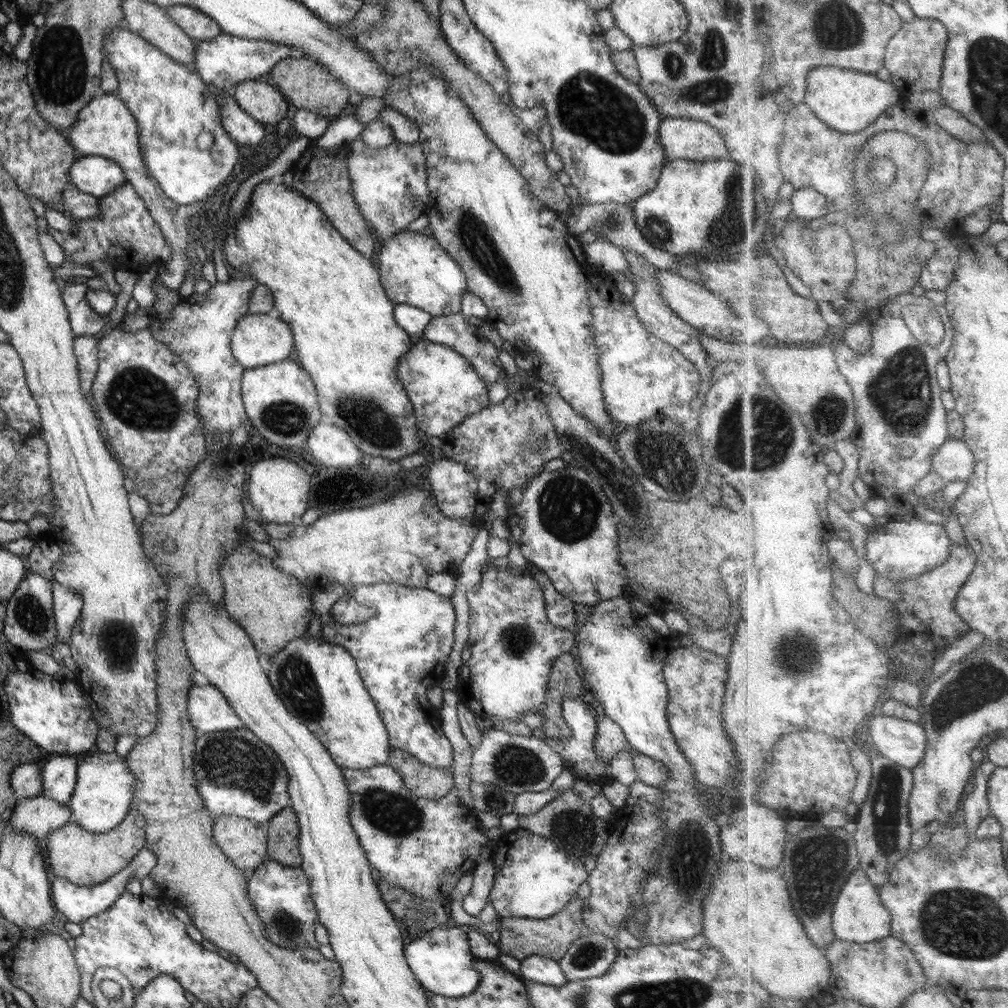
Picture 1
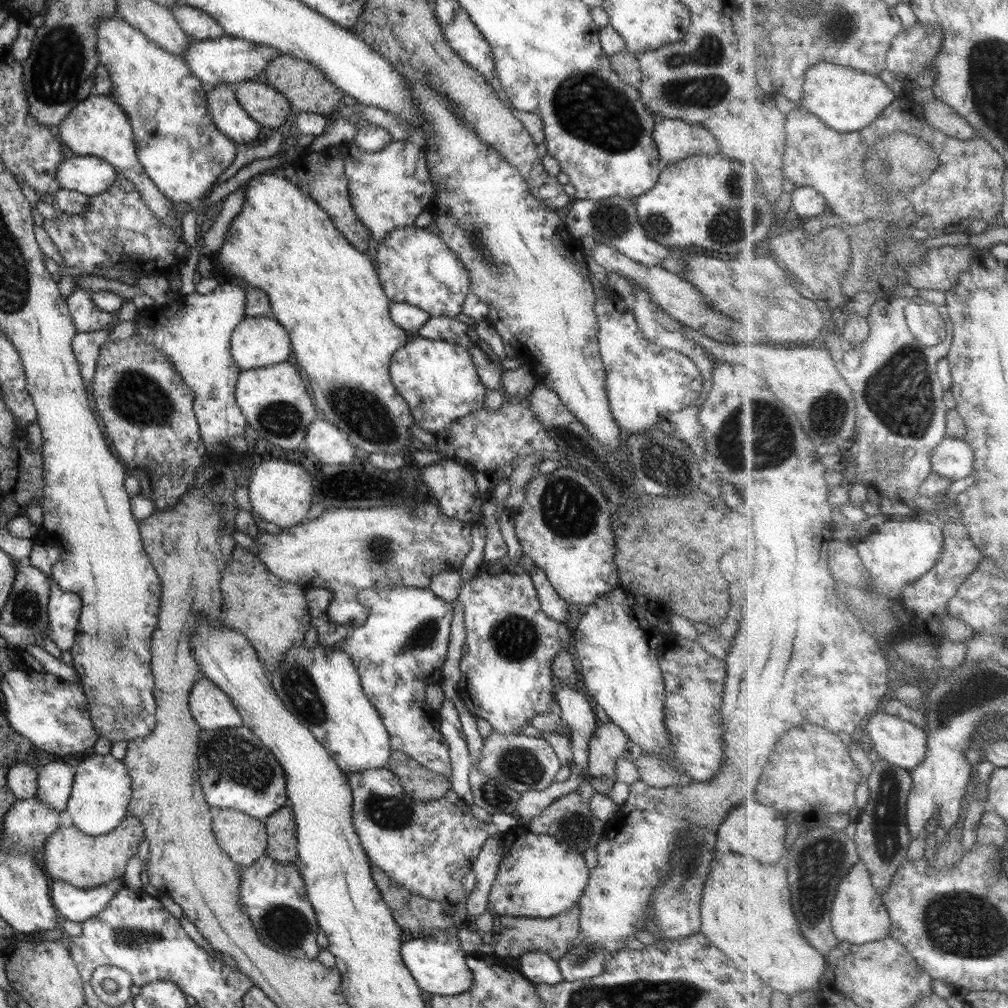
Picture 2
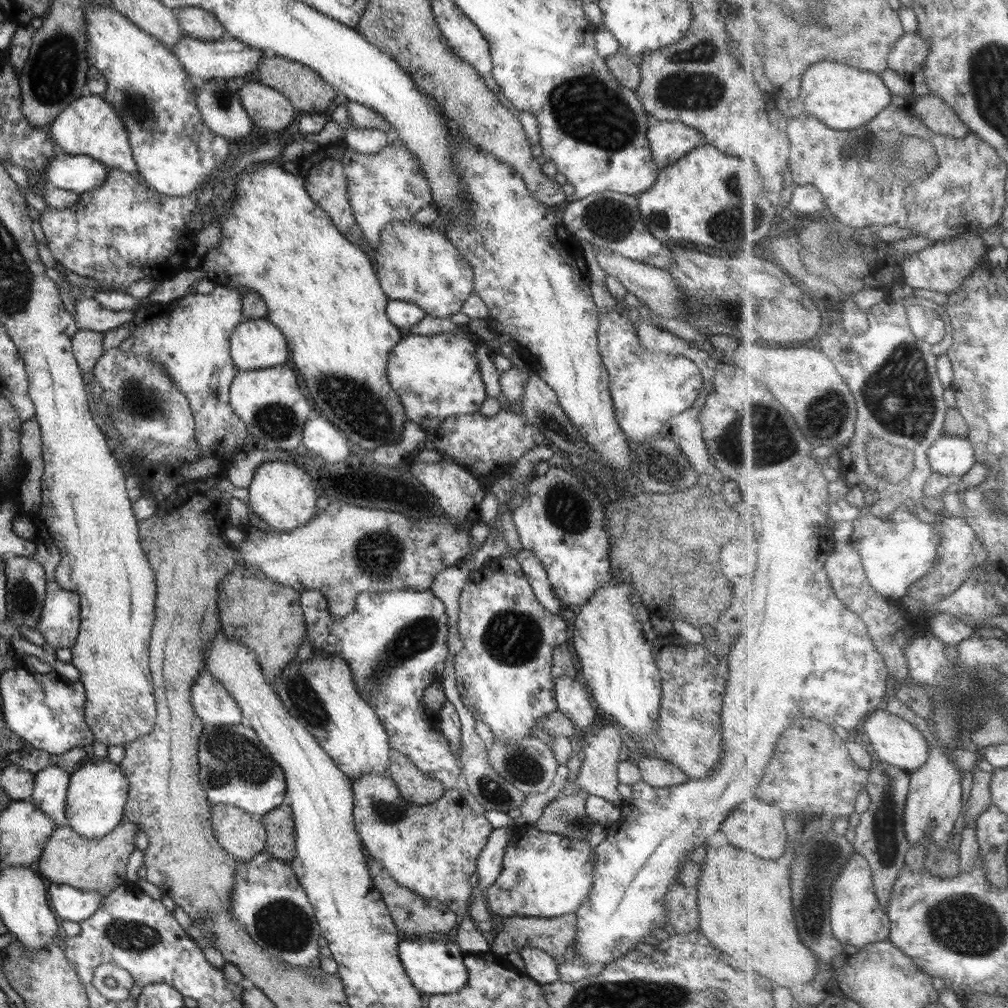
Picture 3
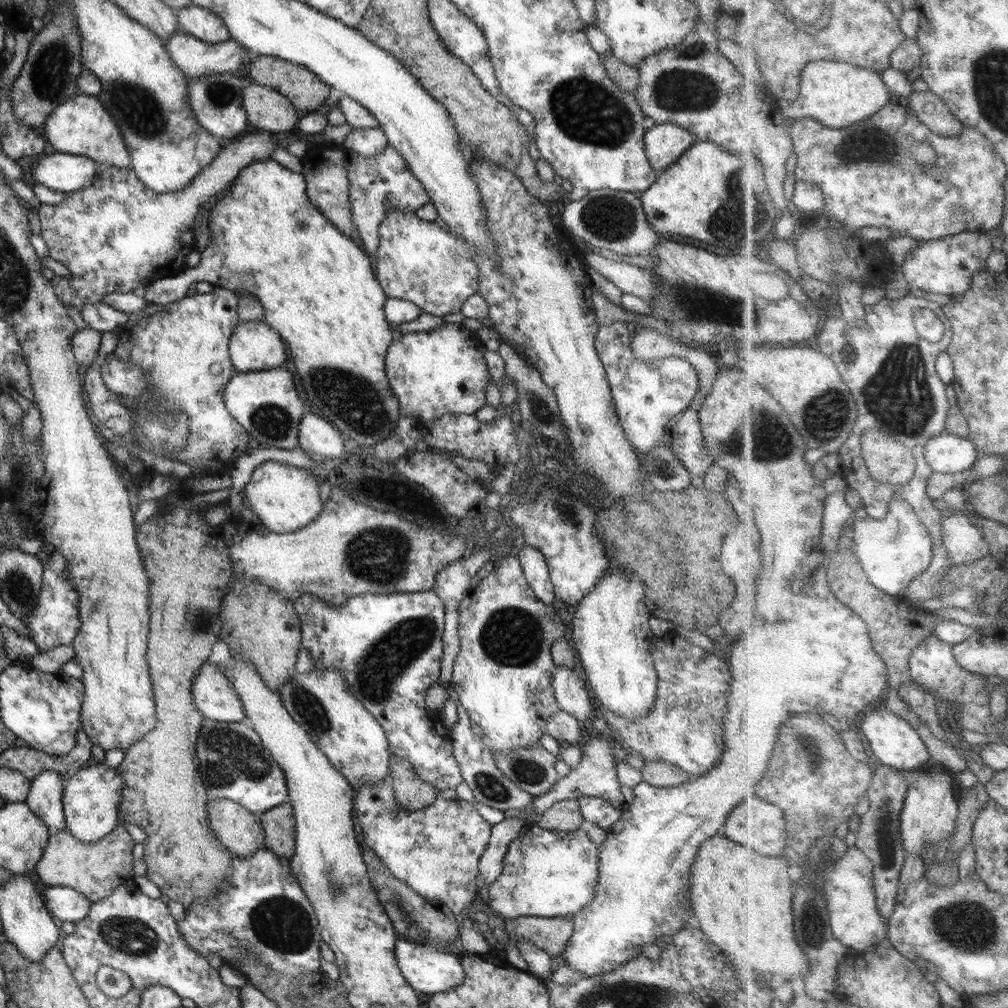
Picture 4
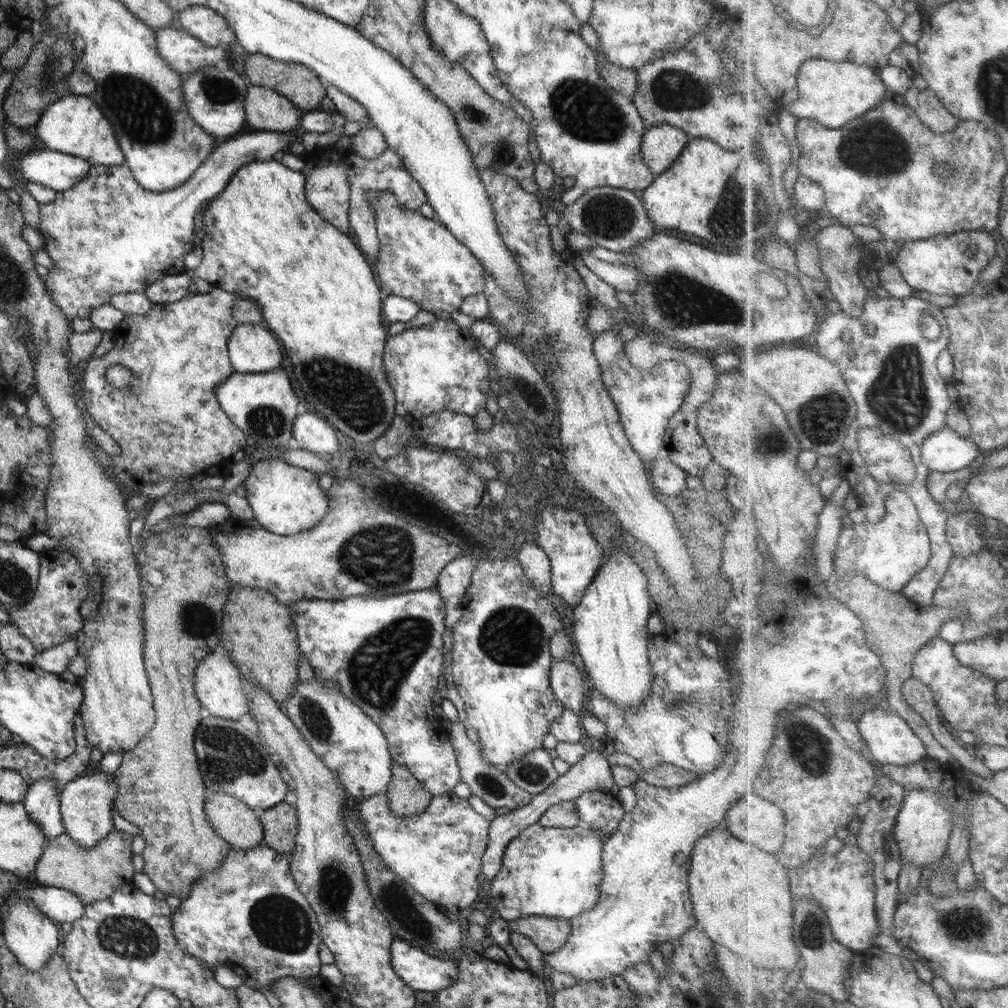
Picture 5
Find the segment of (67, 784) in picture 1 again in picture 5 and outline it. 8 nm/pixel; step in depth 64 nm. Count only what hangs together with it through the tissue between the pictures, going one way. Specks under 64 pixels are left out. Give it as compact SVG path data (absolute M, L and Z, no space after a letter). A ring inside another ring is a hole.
M40 779L32 783L22 805L30 815L30 821L44 833L46 843L65 833L59 792L52 779Z

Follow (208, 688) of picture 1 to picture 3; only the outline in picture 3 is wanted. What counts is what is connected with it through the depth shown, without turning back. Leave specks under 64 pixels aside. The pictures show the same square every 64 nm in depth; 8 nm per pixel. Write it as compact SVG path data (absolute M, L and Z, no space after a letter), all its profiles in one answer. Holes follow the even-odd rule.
M203 670L193 682L191 703L204 726L242 724L236 699L210 671Z

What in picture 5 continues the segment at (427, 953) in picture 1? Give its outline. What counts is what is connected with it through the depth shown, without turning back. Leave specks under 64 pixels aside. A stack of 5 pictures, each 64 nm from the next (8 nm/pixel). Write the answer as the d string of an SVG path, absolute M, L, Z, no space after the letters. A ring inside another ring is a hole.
M395 938L390 945L390 964L394 972L414 991L434 992L456 982L458 965L450 959L438 959Z

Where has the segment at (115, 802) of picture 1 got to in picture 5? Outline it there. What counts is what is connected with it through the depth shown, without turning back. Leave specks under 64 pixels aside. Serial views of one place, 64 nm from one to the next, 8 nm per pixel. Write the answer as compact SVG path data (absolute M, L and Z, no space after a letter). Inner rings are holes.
M92 767L84 775L68 782L59 792L60 813L65 832L78 846L93 848L115 829L112 814L115 811L113 800L117 790L118 783L114 774L106 774L100 768Z

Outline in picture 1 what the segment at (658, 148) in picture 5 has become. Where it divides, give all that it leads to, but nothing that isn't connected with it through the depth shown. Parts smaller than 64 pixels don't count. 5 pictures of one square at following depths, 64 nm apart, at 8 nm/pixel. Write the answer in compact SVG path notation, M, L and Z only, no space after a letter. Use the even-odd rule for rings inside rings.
M666 117L659 124L657 137L664 147L666 163L678 159L724 159L728 154L723 135L699 120Z

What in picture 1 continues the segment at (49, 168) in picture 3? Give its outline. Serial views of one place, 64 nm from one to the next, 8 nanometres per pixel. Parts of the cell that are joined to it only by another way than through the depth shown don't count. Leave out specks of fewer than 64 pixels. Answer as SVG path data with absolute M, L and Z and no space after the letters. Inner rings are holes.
M77 156L68 169L69 184L96 197L103 197L116 190L127 180L122 169L107 158L99 156Z

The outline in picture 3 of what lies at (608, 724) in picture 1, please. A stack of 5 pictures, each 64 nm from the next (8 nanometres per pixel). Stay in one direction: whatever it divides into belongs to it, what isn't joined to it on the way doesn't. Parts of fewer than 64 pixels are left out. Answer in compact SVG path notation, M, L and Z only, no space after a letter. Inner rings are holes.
M610 723L602 727L598 732L588 732L583 743L584 759L580 765L581 772L578 772L578 776L576 776L576 780L574 780L572 784L568 782L568 784L562 788L562 791L557 794L556 798L564 798L565 796L576 794L579 790L582 790L589 795L600 796L613 806L620 808L624 798L621 797L617 790L619 784L617 780L617 767L622 745L624 745L624 741L620 737L620 730L617 724Z

